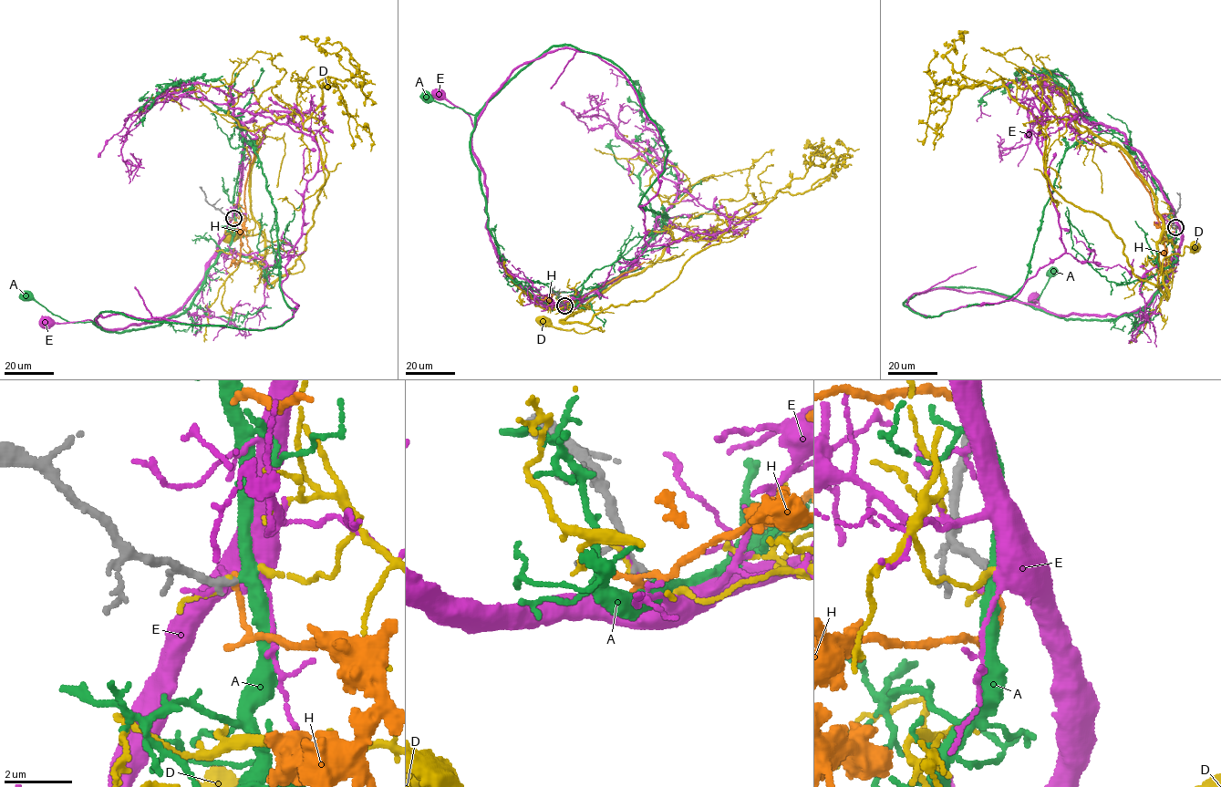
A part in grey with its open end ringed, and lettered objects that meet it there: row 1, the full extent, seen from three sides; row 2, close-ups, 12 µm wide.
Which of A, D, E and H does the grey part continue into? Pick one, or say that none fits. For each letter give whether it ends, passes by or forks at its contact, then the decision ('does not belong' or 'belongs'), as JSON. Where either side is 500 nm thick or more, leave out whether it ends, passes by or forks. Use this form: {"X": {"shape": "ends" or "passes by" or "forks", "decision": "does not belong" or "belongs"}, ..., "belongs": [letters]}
{"A": {"shape": "passes by", "decision": "belongs"}, "D": {"shape": "passes by", "decision": "does not belong"}, "E": {"shape": "passes by", "decision": "does not belong"}, "H": {"shape": "ends", "decision": "does not belong"}, "belongs": ["A"]}

